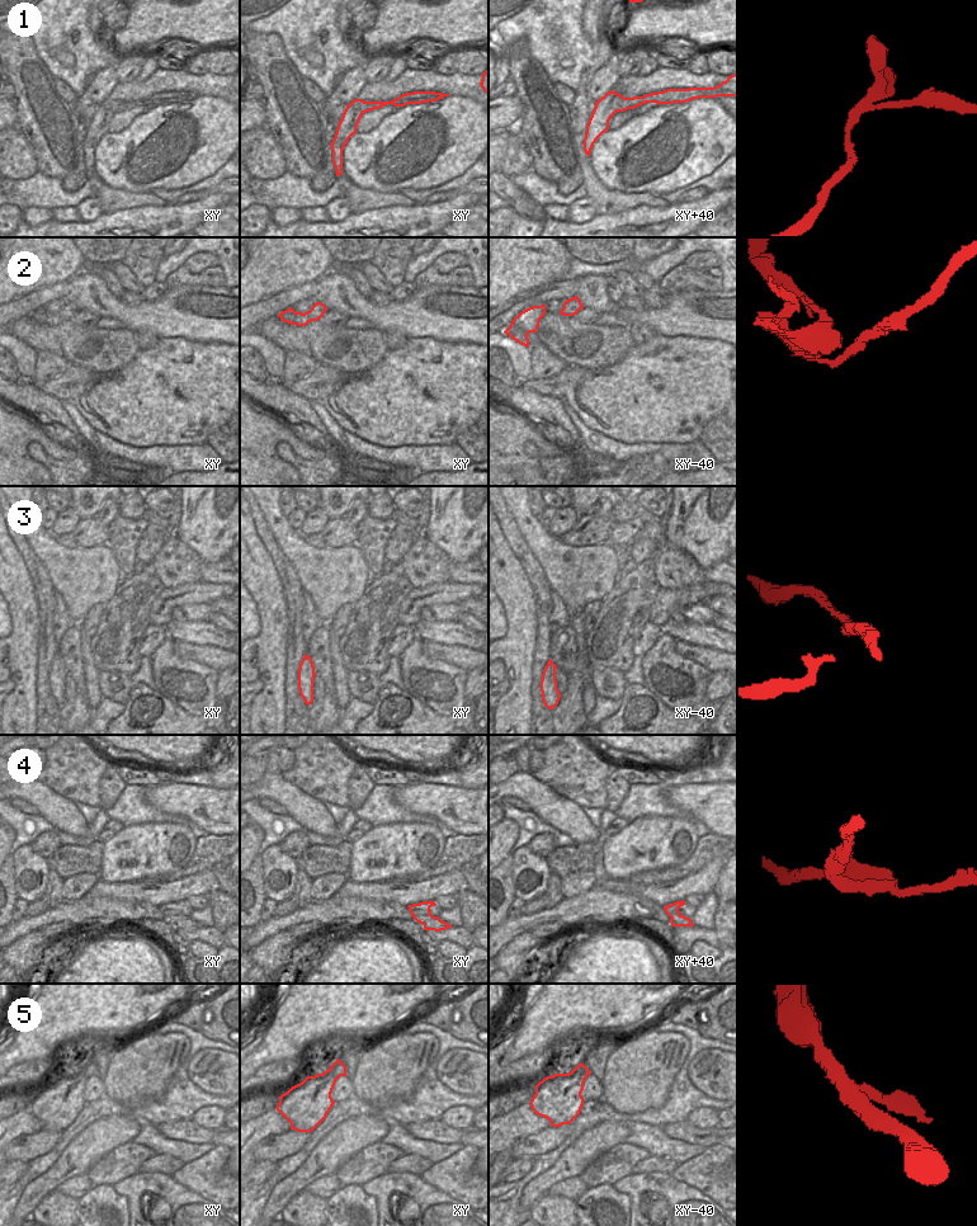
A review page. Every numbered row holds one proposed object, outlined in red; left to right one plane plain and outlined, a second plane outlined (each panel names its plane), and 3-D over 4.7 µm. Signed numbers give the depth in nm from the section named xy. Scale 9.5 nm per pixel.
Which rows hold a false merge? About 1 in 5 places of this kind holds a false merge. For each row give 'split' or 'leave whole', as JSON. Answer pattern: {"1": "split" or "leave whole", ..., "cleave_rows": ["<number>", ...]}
{"1": "split", "2": "split", "3": "leave whole", "4": "split", "5": "leave whole", "cleave_rows": ["1", "2", "4"]}

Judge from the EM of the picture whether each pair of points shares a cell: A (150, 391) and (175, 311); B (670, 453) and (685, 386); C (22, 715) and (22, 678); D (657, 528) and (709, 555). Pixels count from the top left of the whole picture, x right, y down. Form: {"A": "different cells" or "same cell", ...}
{"A": "different cells", "B": "different cells", "C": "same cell", "D": "different cells"}

